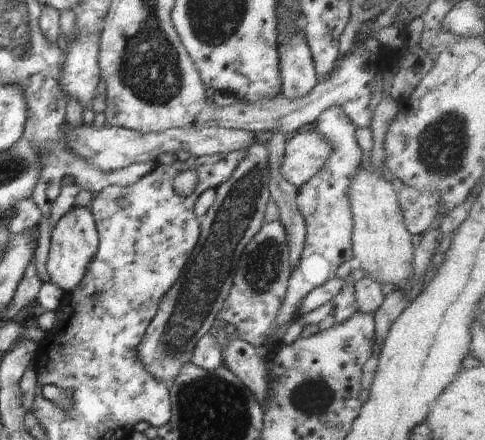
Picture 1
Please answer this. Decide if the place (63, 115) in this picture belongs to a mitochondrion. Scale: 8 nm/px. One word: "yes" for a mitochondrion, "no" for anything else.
no

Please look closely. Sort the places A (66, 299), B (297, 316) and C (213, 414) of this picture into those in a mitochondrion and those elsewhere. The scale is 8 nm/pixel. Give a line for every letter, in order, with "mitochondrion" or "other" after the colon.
A: other
B: other
C: mitochondrion

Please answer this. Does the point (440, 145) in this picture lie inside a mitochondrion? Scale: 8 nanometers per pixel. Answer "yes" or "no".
yes

